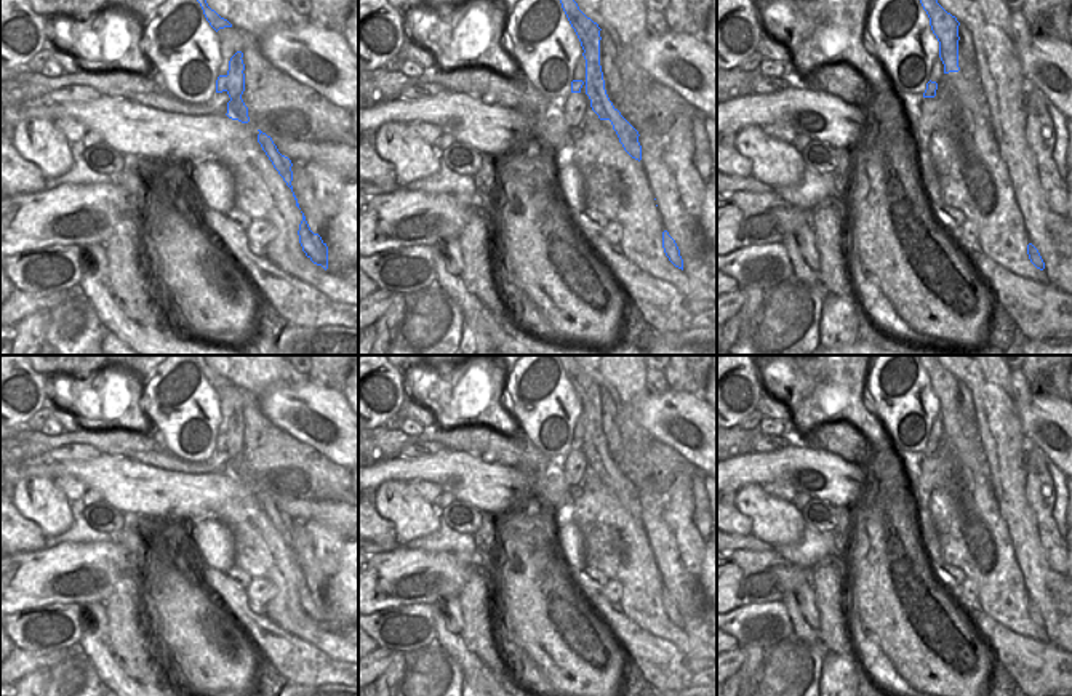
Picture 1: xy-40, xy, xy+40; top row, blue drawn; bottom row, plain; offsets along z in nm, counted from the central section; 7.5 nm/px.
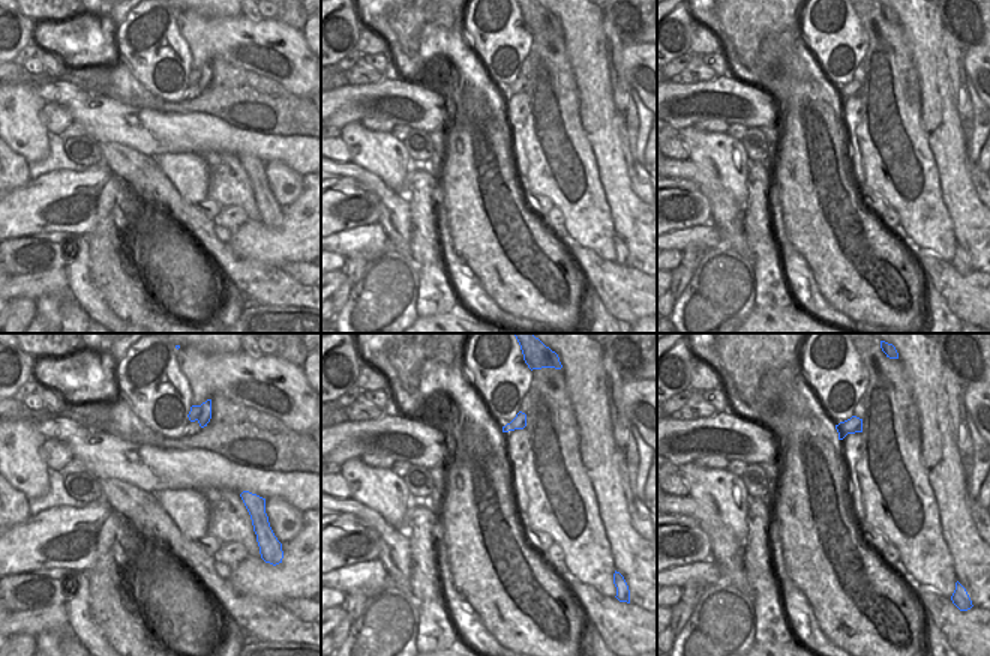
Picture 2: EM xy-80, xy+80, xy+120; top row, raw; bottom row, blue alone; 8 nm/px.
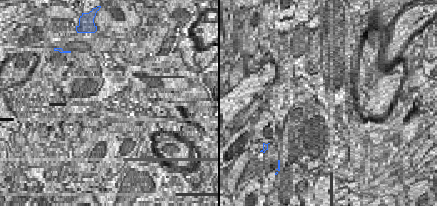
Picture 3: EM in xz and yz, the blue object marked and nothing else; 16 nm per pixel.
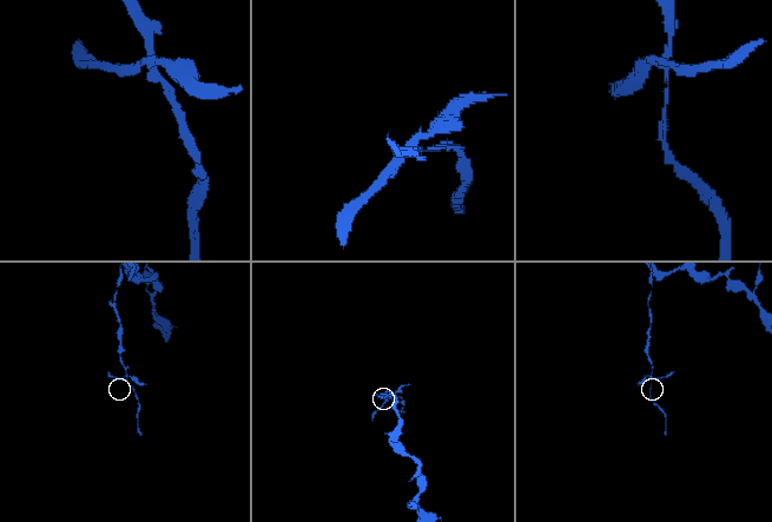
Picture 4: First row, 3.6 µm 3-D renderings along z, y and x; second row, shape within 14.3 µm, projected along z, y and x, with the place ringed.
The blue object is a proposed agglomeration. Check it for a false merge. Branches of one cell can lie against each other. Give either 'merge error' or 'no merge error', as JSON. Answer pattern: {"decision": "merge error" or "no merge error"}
{"decision": "no merge error"}

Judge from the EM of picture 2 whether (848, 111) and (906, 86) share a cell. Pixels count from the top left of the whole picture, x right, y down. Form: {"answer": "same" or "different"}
{"answer": "different"}

